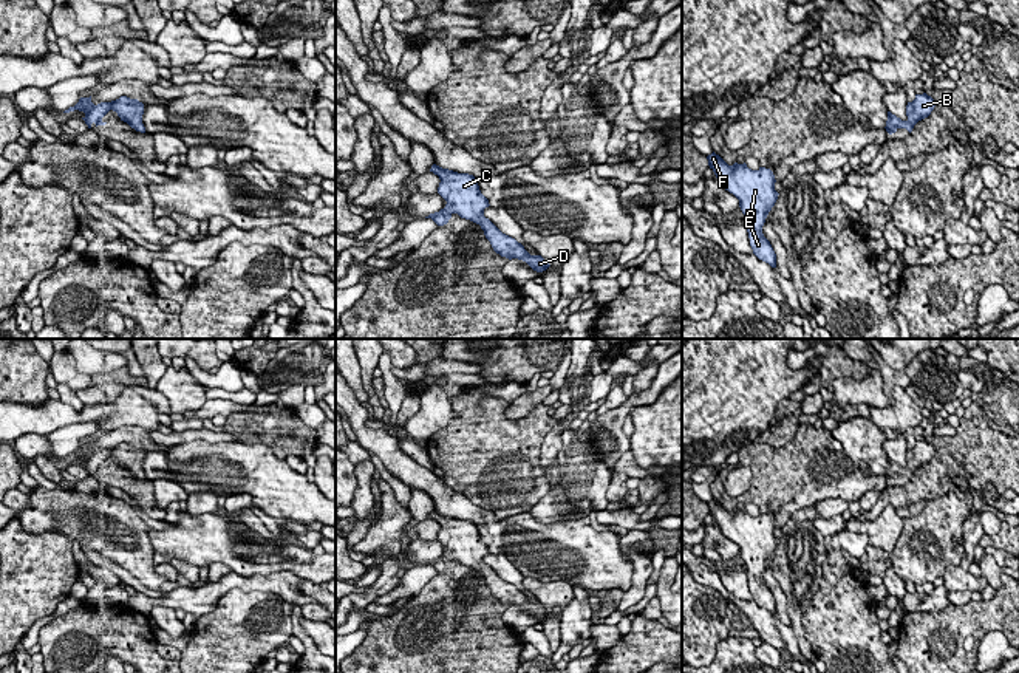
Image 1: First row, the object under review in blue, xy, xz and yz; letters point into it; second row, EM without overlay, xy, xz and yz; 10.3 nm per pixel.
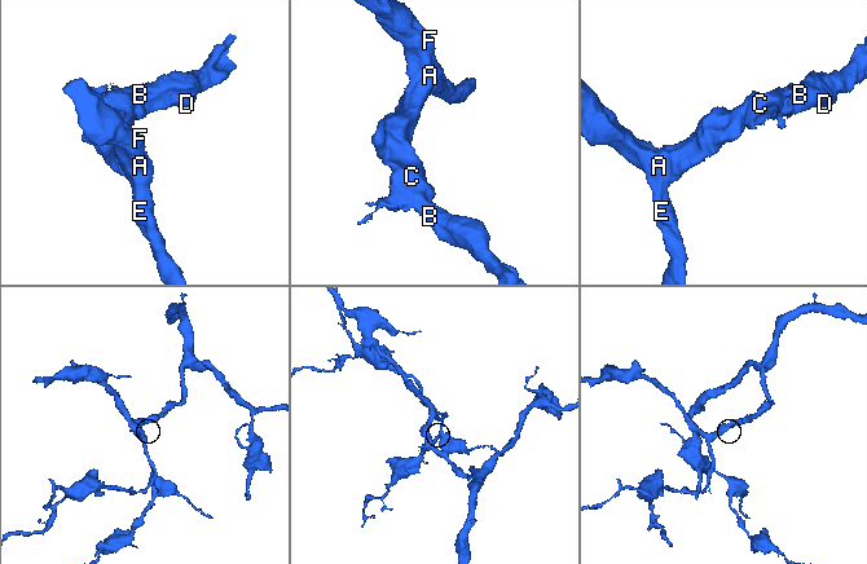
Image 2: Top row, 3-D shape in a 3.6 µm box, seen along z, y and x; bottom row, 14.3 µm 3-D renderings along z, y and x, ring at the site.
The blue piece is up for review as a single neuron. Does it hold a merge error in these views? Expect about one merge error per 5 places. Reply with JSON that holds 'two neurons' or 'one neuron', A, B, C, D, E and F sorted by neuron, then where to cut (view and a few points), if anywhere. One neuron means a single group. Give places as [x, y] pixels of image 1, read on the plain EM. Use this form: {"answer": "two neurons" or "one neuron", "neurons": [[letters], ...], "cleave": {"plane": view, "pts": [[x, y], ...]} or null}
{"answer": "one neuron", "neurons": [["A", "B", "C", "D", "E", "F"]], "cleave": null}

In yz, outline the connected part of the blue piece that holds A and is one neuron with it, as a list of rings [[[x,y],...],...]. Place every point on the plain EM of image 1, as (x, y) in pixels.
[[[714,498],[707,506],[722,534],[739,546],[739,554],[747,566],[745,572],[753,600],[776,614],[776,600],[762,580],[765,565],[779,541],[775,537],[776,526],[773,518],[765,514],[751,517],[745,509],[728,512]]]

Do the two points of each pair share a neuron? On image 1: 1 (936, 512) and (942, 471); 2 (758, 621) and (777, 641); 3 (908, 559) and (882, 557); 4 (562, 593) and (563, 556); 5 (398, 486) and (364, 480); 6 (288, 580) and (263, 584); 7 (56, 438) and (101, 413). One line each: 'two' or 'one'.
1: two
2: one
3: two
4: two
5: two
6: one
7: two

